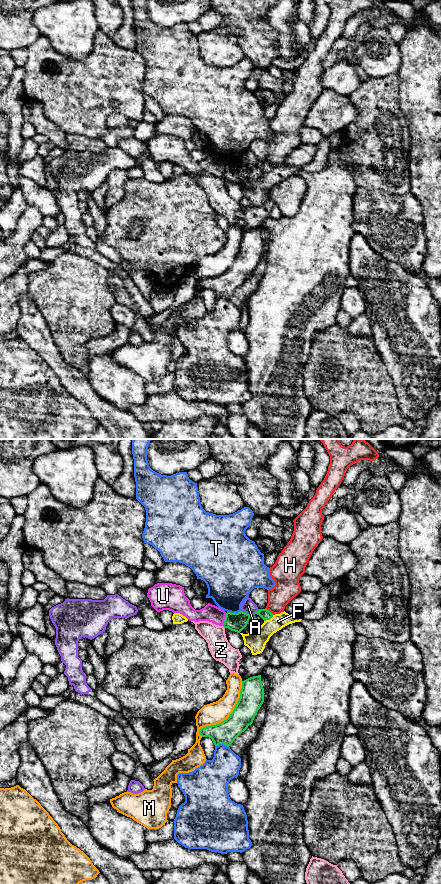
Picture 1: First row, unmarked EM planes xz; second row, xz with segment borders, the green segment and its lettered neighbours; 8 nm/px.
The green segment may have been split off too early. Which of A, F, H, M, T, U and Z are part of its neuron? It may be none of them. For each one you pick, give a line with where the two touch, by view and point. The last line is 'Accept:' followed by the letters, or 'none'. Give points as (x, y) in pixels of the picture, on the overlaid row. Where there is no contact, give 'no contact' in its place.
Accept: none

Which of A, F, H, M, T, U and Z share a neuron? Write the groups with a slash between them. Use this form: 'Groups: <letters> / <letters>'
Groups: A / F / H / M / T / U / Z

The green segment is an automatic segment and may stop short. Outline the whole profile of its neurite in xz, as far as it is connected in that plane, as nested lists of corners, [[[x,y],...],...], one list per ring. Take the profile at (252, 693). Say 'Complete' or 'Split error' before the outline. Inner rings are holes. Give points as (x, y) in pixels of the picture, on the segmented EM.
Complete. [[[261,675],[242,681],[240,698],[229,717],[219,724],[201,728],[199,734],[211,738],[215,747],[219,744],[229,747],[253,723],[264,694]]]

